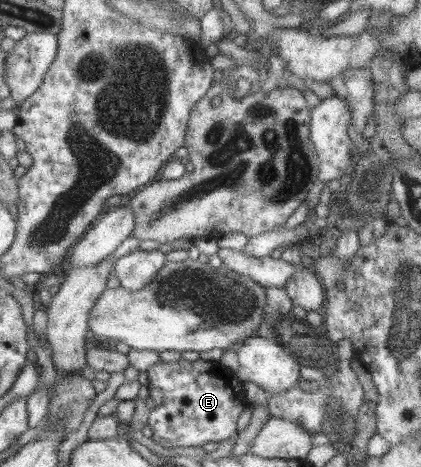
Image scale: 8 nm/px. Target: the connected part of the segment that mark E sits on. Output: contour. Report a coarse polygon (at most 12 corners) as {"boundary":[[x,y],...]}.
{"boundary":[[219,361],[147,369],[161,447],[233,437],[249,407]]}

